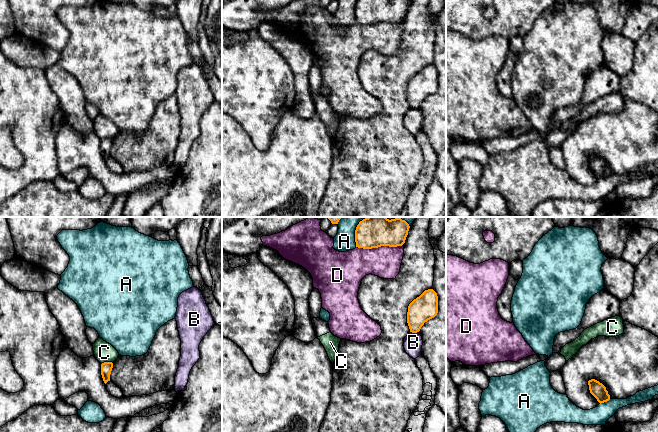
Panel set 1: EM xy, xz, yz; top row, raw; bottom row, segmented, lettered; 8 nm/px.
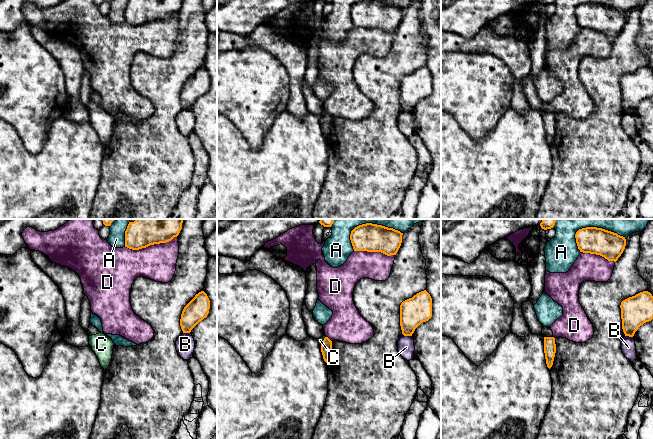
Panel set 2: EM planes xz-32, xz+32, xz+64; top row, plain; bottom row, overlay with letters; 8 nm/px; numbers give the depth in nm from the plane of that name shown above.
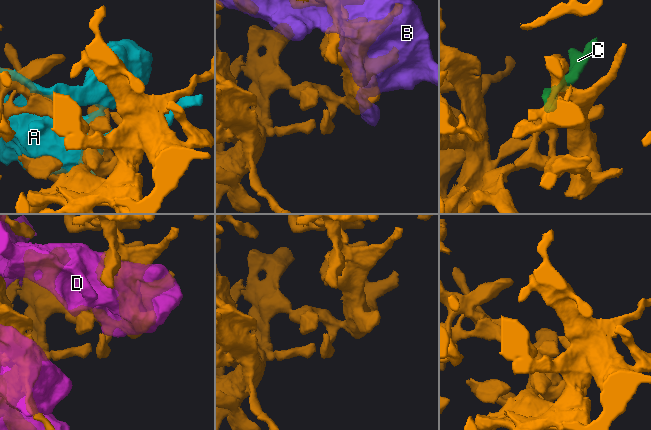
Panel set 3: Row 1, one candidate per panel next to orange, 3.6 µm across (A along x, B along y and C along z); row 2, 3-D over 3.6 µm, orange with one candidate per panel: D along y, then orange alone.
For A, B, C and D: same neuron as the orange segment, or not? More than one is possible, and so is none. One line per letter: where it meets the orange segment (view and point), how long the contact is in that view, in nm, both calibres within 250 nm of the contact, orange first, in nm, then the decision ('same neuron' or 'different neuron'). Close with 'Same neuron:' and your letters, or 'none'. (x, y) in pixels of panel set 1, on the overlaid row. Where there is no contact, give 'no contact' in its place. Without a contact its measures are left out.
A: yz (605, 401) | 100 nm | 120/150 nm | different neuron
B: xz (414, 332) | 70 nm | 200/150 nm | different neuron
C: xy (106, 362) | 100 nm | 90/160 nm | different neuron
D: xz (379, 246) | 380 nm | 260/260 nm | different neuron
Same neuron: none

